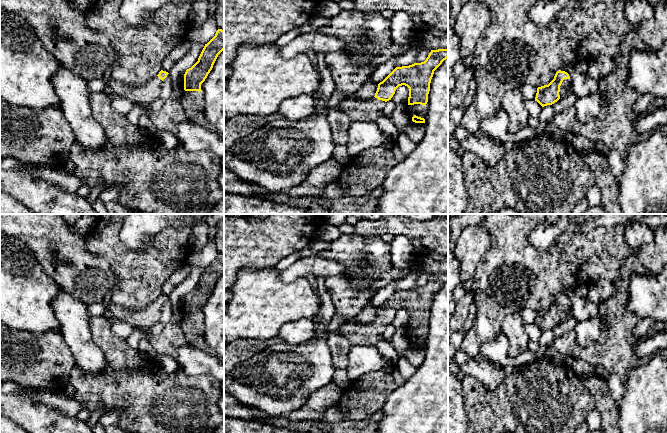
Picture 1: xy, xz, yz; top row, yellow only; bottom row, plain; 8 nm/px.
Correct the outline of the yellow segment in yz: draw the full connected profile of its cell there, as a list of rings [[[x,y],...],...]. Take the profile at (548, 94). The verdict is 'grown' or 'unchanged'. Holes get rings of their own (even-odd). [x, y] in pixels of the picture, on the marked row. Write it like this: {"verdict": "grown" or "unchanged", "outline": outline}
{"verdict": "grown", "outline": [[[557,71],[554,79],[548,85],[537,88],[535,101],[542,107],[554,104],[563,95],[565,86],[569,81],[570,76],[567,72]]]}

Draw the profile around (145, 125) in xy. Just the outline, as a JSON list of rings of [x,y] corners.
[[[158,97],[155,101],[148,105],[149,110],[145,111],[138,121],[138,129],[141,133],[146,136],[156,137],[157,133],[159,132],[157,127],[150,119],[150,114],[152,112],[159,111],[165,103],[161,97]]]

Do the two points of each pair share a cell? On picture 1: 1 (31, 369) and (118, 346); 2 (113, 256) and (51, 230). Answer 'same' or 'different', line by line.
1: different
2: different

